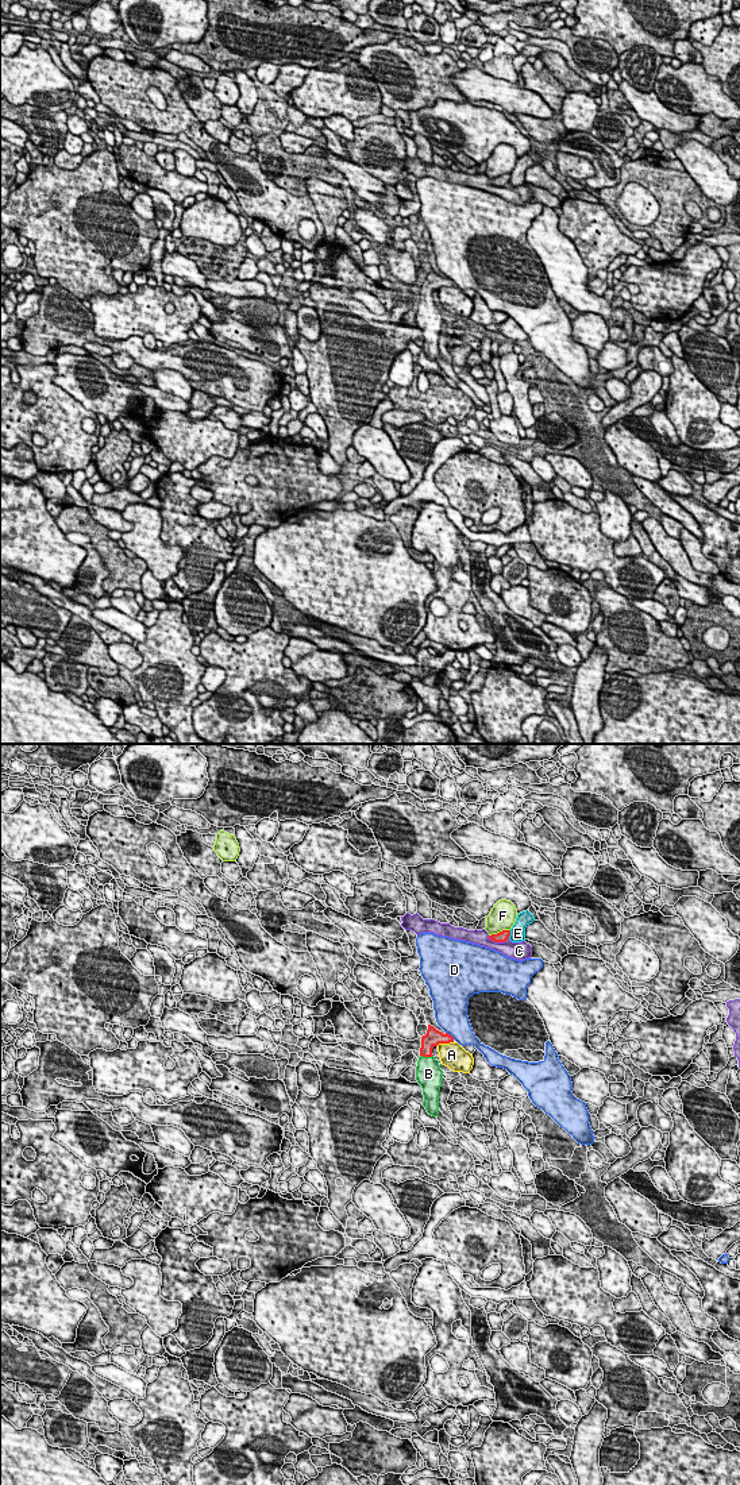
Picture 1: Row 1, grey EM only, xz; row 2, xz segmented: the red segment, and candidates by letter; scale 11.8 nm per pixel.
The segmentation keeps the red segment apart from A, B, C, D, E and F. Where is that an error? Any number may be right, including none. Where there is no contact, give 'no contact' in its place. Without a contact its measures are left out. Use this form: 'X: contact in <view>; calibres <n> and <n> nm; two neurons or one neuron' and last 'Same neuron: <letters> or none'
A: contact in xz; calibres 200 and 300 nm; two neurons
B: contact in xz; calibres 200 and 320 nm; one neuron
C: contact in xz; calibres 130 and 200 nm; two neurons
D: contact in xz; calibres 200 and 380 nm; two neurons
E: contact in xz; calibres 130 and 190 nm; two neurons
F: contact in xz; calibres 130 and 320 nm; two neurons
Same neuron: B

